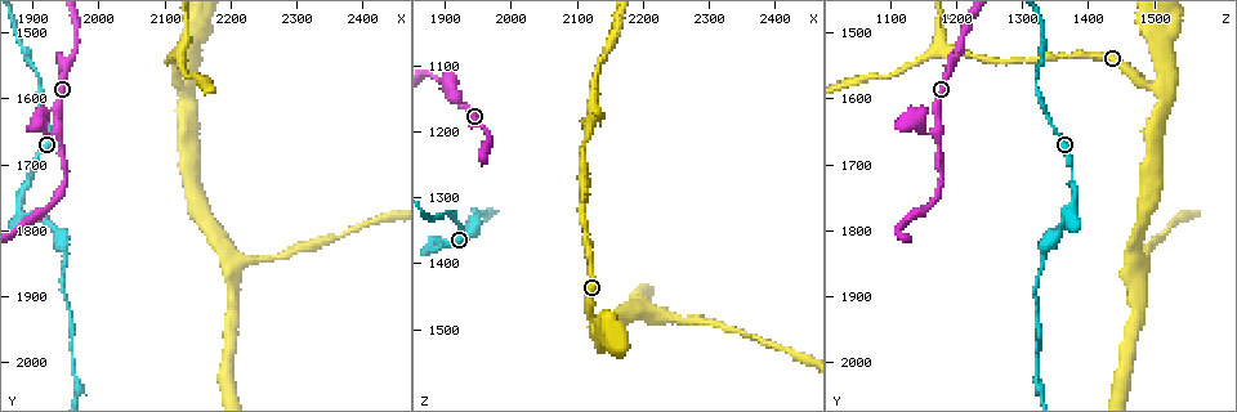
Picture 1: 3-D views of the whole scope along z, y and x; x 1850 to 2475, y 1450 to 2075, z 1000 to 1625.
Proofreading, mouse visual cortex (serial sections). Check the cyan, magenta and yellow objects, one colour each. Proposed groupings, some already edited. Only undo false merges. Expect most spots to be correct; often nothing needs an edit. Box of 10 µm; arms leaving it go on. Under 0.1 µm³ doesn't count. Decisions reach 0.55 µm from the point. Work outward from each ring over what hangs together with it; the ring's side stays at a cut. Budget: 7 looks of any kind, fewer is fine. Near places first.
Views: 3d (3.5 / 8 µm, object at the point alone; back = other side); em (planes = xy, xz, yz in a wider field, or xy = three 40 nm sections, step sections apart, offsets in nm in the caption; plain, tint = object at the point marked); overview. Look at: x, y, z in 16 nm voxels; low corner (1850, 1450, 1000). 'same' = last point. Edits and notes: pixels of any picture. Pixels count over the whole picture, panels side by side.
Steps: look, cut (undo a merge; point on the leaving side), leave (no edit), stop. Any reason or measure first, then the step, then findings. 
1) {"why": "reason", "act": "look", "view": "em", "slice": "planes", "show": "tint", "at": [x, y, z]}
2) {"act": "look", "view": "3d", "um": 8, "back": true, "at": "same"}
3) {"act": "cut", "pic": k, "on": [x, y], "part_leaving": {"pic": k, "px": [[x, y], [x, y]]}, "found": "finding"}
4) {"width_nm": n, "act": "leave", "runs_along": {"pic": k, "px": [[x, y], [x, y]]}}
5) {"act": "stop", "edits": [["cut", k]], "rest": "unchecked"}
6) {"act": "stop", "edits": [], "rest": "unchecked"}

{"why": "two arms in line, one across", "act": "look", "view": "3d", "um": 8, "at": [1940, 1650, 1170]}

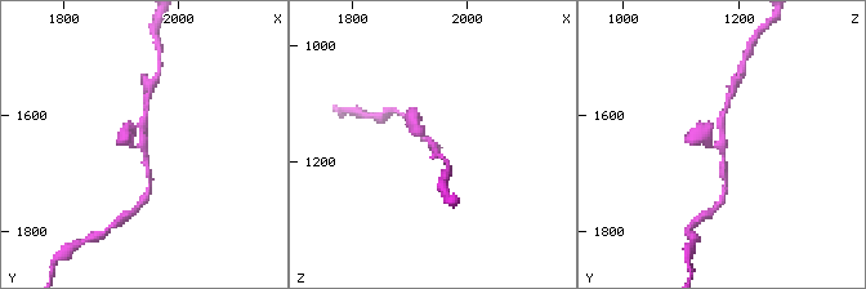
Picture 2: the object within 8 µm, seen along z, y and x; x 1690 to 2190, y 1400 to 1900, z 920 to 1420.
{"why": "closer look", "act": "look", "view": "3d", "um": 3.5, "at": "same"}

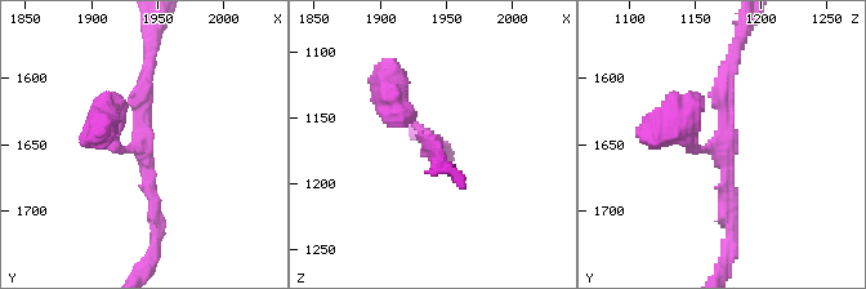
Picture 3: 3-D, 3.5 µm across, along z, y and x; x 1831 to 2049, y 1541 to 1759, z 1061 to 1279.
{"arms": 3, "arm_widths_nm": [150, 200, 250], "why": "shape alone is not enough", "act": "look", "view": "em", "slice": "xy", "step": 2, "show": "tint", "at": [1940, 1648, 1174]}

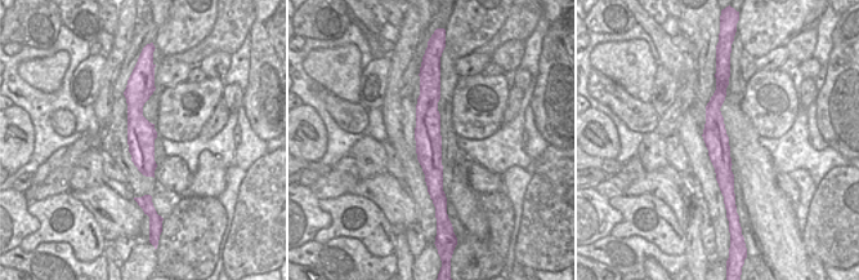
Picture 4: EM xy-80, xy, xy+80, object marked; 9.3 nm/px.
{"act": "leave", "runs_along": {"pic": 3, "px": [[150, 59], [142, 143], [119, 147], [98, 120]]}, "found": "all the same cell"}

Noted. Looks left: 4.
{"why": "three arms meet", "act": "look", "view": "3d", "um": 8, "back": true, "at": [2120, 1530, 1190]}

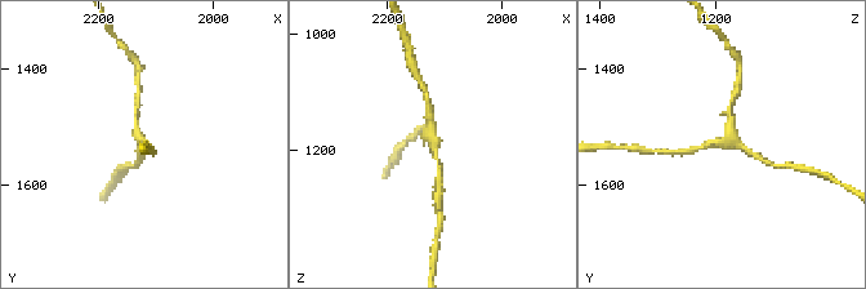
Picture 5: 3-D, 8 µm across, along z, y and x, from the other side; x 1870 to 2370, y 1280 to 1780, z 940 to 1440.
{"arms": 3, "arm_widths_nm": [200, 200, 200], "why": "shape alone is not enough", "act": "look", "view": "em", "slice": "planes", "show": "tint", "at": "same"}

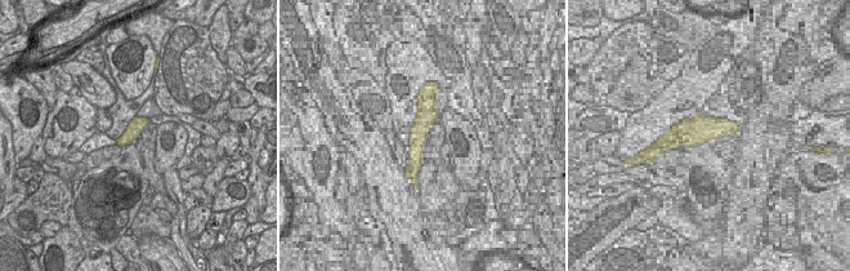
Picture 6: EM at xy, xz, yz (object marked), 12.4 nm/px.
{"act": "leave", "runs_along": {"pic": 5, "px": [[438, 177], [429, 109]]}, "found": "continuous, no second cell"}

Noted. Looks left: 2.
{"why": "arms part here", "act": "look", "view": "3d", "um": 3.5, "at": [2210, 1845, 1480]}

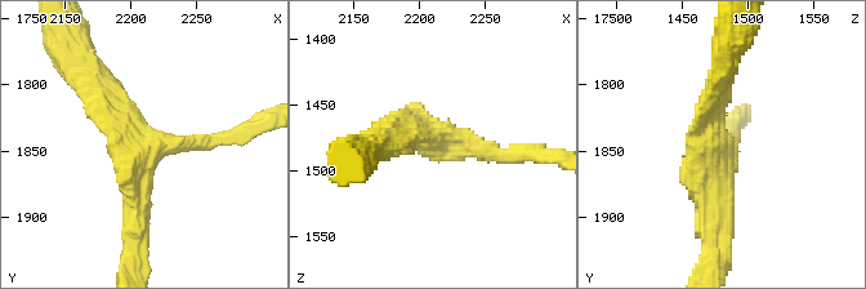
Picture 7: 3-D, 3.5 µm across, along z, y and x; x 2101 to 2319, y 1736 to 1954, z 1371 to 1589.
{"act": "look", "view": "em", "slice": "xy", "step": 3, "show": "tint", "at": [2212, 1846, 1474]}

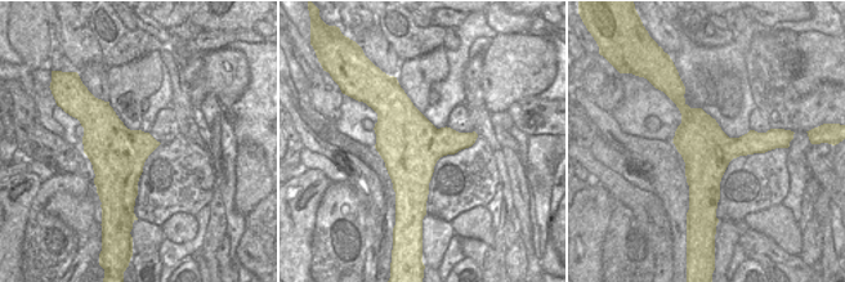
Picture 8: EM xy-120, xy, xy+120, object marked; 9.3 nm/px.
{"width_nm": 600, "act": "leave", "runs_along": {"pic": 7, "px": [[94, 80], [146, 147], [138, 235]]}, "found": "all the same cell"}

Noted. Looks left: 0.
{"act": "stop", "edits": [], "rest": "unchecked"}

